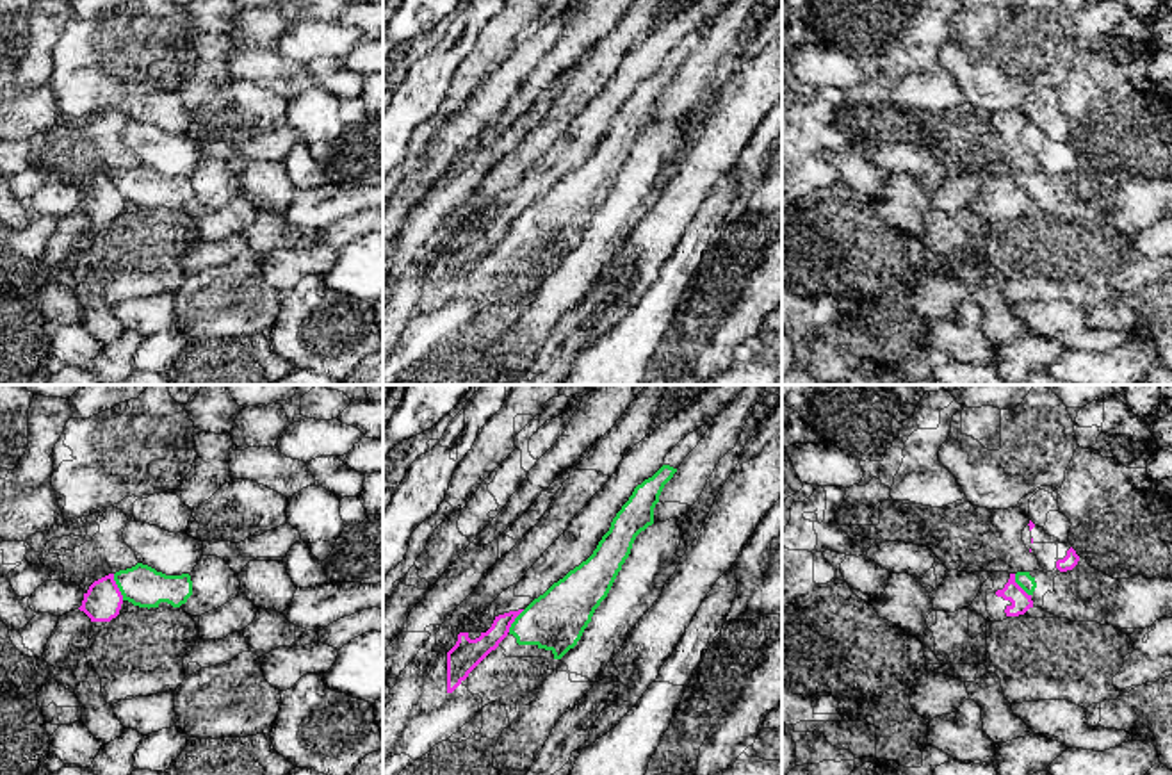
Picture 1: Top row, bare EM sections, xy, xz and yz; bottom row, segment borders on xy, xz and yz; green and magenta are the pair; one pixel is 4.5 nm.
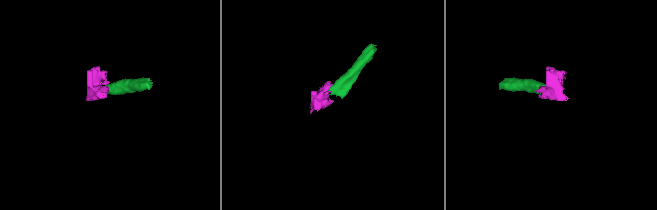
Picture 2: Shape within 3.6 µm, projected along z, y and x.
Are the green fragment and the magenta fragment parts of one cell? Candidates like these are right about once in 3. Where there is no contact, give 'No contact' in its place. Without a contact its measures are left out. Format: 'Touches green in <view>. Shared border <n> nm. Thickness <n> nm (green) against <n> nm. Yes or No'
Touches green in xy. Shared border 130 nm. Thickness 190 nm (green) against 170 nm. No

